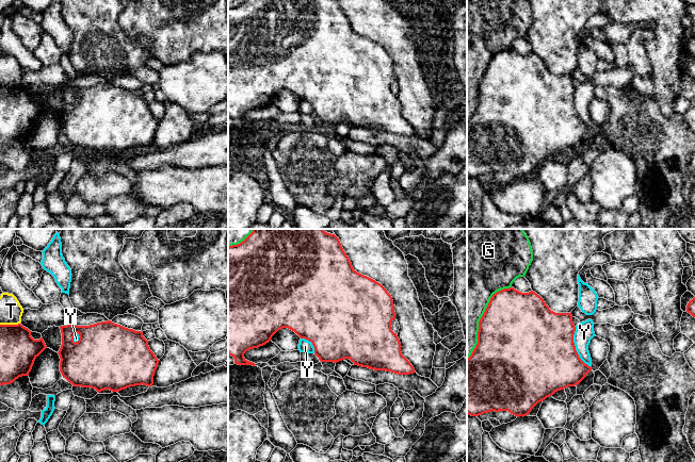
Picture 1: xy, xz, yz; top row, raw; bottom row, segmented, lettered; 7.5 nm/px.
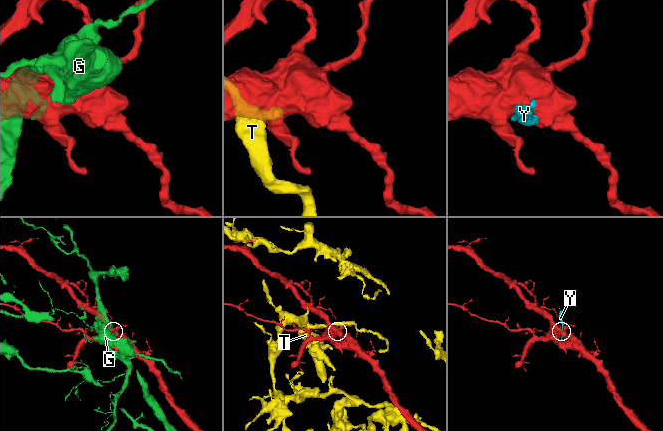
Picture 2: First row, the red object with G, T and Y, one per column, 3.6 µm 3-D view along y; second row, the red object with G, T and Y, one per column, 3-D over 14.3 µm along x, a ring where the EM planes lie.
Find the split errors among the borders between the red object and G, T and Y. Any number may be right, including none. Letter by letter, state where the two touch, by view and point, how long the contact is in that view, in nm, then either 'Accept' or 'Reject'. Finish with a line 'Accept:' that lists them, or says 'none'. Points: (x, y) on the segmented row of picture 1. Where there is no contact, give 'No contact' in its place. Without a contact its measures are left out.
G: Touches red at yz (481, 318). Shared border 650 nm. Reject
T: Touches red at xy (10, 325). Shared border 150 nm. Reject
Y: Touches red at yz (575, 348). Shared border 340 nm. Reject
Accept: none

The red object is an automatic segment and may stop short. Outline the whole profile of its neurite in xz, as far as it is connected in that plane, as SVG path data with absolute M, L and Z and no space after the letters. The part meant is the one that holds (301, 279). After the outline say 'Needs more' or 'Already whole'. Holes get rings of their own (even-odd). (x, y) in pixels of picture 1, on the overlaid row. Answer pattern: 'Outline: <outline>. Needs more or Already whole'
Outline: M253 229L253 232L240 244L228 246L228 354L238 365L256 364L247 361L244 353L254 348L265 345L280 329L288 328L301 339L312 343L314 354L321 362L334 362L350 359L354 365L368 367L374 370L386 370L398 375L414 374L415 368L401 352L401 343L391 330L391 321L395 319L394 306L391 295L375 280L357 273L344 252L339 238L323 229Z. Already whole

